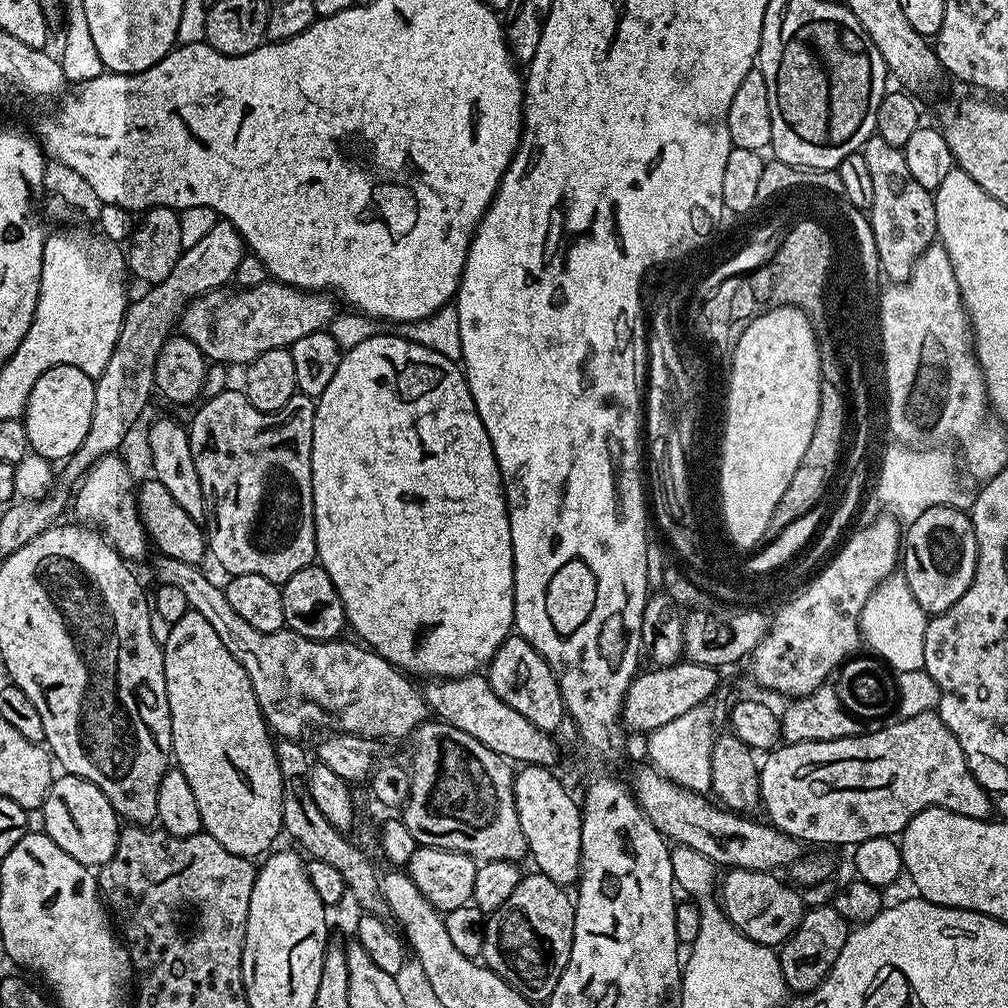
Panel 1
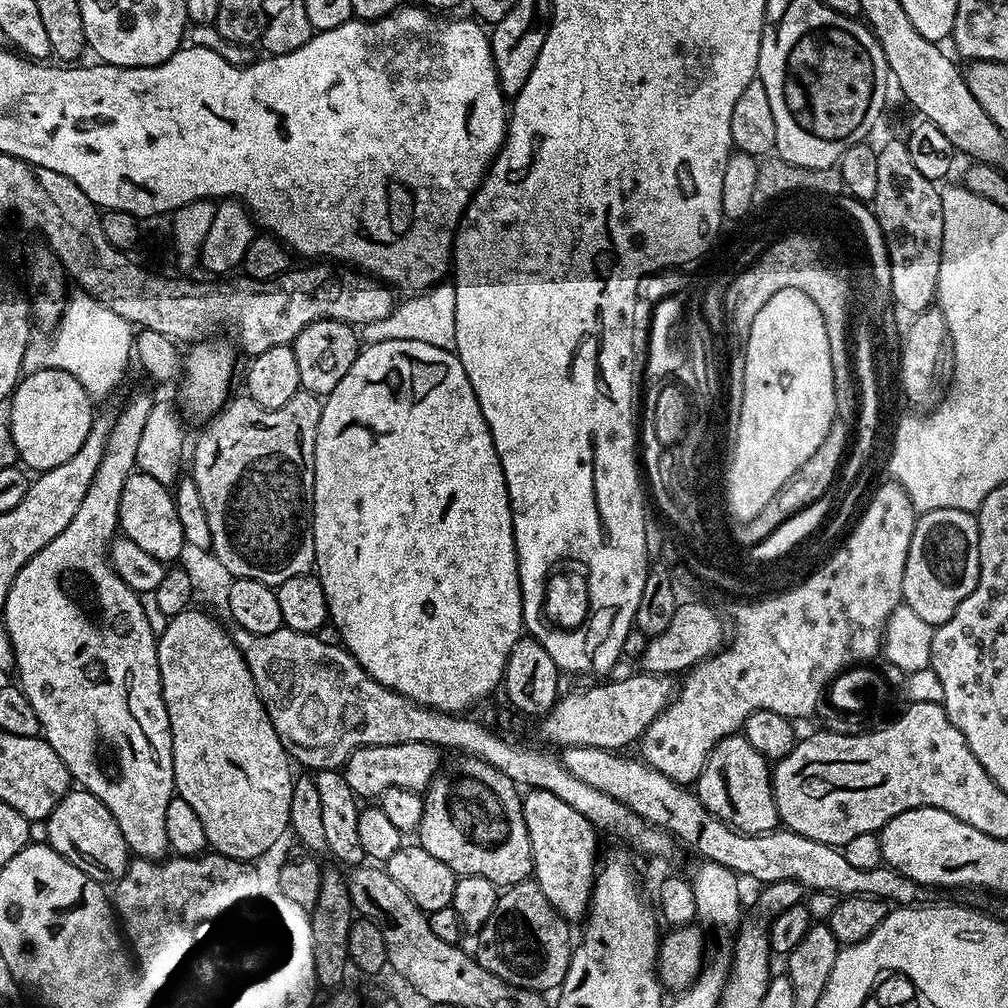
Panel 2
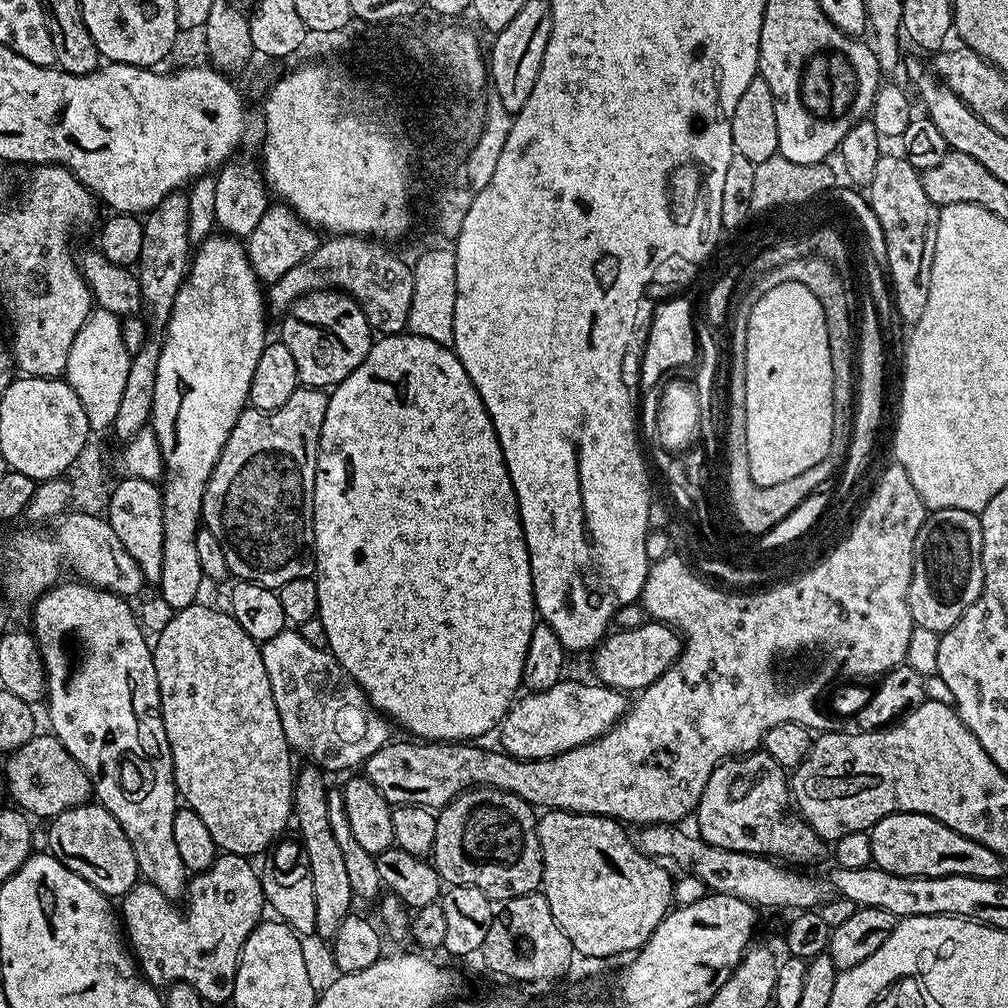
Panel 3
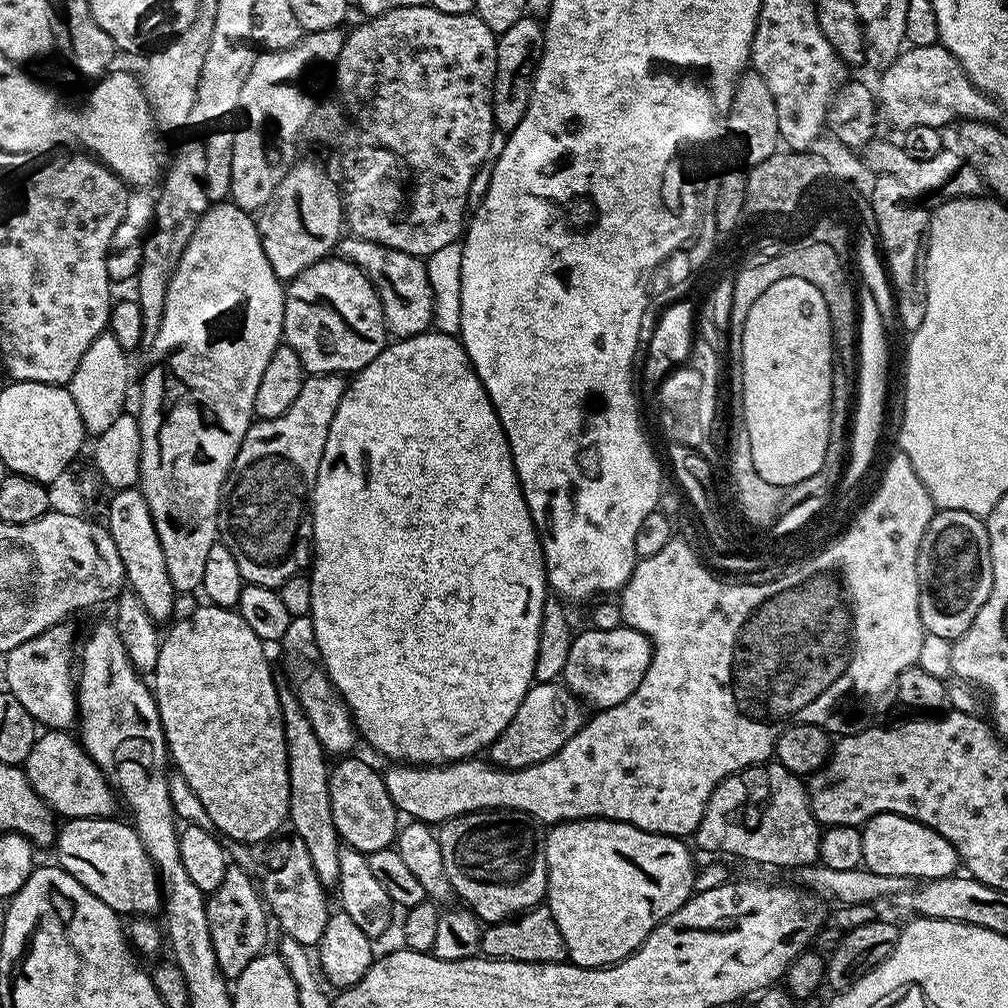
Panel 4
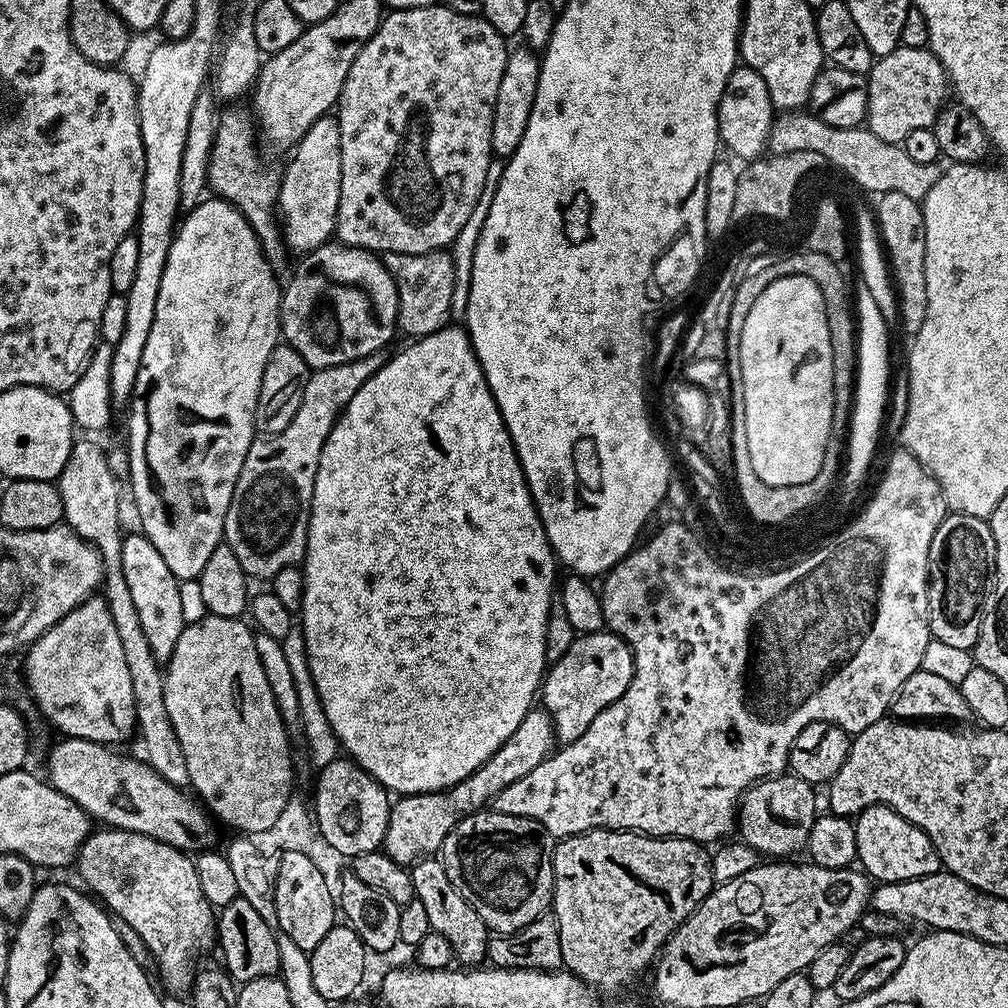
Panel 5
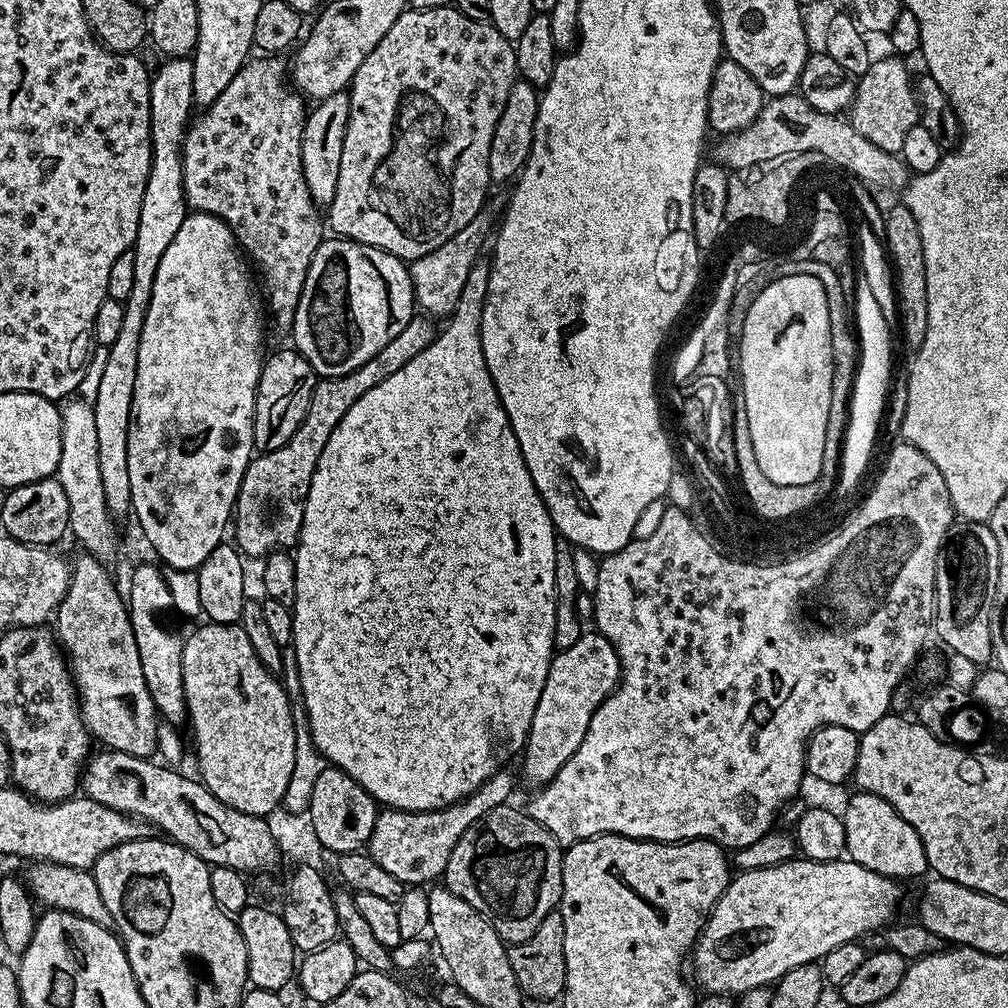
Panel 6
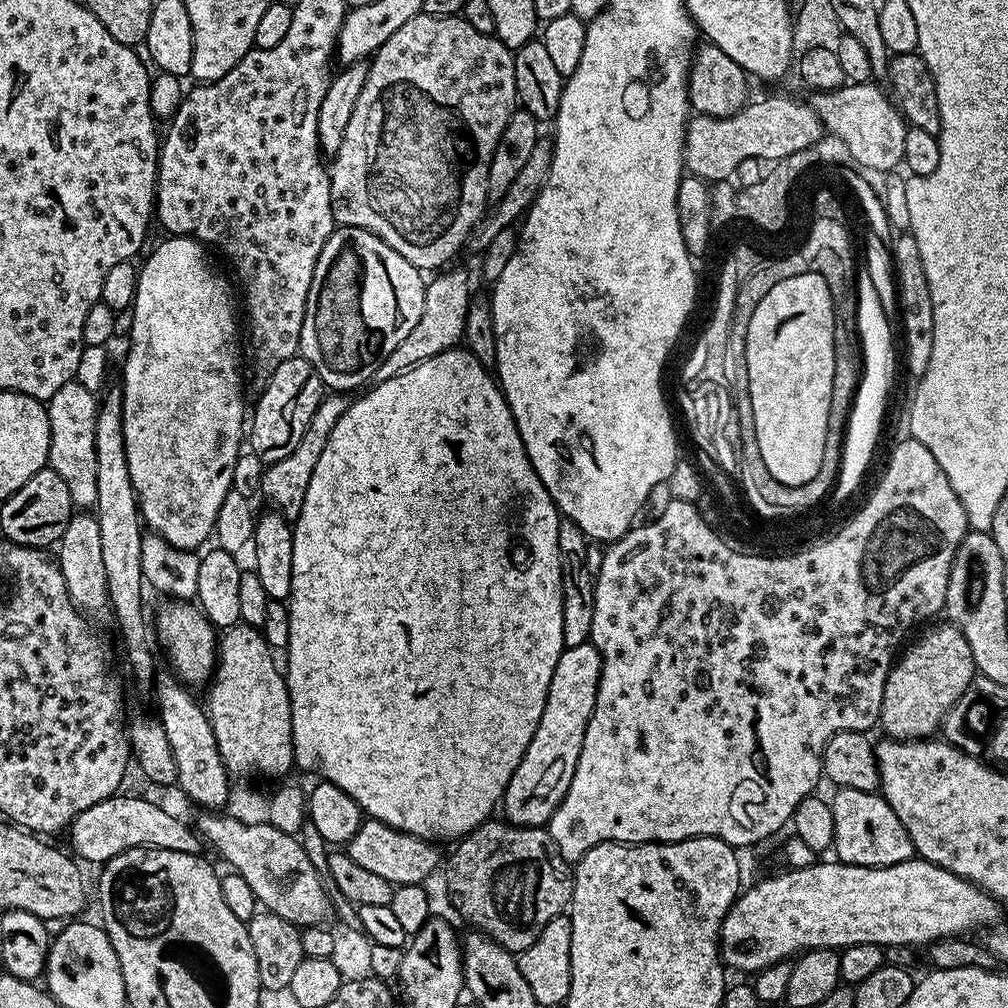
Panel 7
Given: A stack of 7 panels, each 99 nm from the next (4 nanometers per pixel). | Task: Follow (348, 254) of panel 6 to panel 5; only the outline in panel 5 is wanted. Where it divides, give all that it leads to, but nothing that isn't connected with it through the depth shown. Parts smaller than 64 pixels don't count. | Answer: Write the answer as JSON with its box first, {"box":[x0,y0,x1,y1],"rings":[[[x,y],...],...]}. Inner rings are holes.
{"box":[280,242,398,369],"rings":[[[329,242],[315,248],[313,252],[307,253],[303,257],[304,260],[296,268],[296,273],[289,278],[288,284],[283,285],[282,295],[280,297],[280,331],[283,339],[294,350],[298,350],[298,354],[302,354],[302,358],[306,361],[309,369],[329,368],[330,366],[338,366],[342,362],[354,362],[358,358],[362,358],[371,352],[379,352],[392,340],[392,335],[397,335],[396,314],[398,312],[398,296],[396,287],[391,274],[386,270],[383,259],[377,253],[369,252],[367,248],[349,248],[347,244],[339,242]]]}

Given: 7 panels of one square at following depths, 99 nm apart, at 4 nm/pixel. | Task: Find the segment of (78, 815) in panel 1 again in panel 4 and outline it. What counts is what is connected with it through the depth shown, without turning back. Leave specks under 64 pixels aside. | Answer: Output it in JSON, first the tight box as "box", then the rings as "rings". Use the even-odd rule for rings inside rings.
{"box":[54,816,162,918],"rings":[[[103,816],[69,819],[65,823],[68,825],[59,829],[54,845],[59,867],[65,868],[94,898],[102,898],[116,913],[133,912],[131,915],[136,918],[151,917],[162,908],[160,878],[135,827],[116,819]]]}

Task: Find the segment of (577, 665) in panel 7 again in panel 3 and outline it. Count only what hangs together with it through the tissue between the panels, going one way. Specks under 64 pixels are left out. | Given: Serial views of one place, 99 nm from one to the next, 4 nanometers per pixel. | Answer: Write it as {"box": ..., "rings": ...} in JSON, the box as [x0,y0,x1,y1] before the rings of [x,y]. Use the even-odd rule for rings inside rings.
{"box":[592,622,682,694],"rings":[[[645,622],[637,628],[616,630],[596,645],[592,656],[595,679],[607,688],[619,688],[625,694],[636,694],[649,688],[680,656],[682,637],[675,628],[659,622]]]}

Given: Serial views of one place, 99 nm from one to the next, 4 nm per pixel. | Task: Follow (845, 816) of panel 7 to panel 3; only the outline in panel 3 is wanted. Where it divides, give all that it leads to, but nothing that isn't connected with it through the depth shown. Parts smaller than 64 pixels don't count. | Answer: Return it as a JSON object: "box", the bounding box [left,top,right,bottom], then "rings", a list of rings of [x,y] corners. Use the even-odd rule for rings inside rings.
{"box":[868,812,1005,880],"rings":[[[895,812],[882,818],[868,832],[872,864],[899,876],[973,876],[999,880],[1005,874],[1005,861],[994,850],[942,826],[934,818],[917,812]]]}

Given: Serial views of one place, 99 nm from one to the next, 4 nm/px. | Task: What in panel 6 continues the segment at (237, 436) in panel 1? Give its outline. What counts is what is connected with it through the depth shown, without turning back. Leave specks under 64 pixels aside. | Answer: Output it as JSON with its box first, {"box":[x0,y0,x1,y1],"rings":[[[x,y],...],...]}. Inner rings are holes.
{"box":[234,318,437,558],"rings":[[[414,318],[395,338],[386,342],[370,362],[358,366],[350,374],[341,376],[325,376],[317,379],[316,389],[310,398],[310,406],[306,410],[306,418],[298,430],[294,430],[294,438],[286,442],[286,446],[278,446],[278,450],[261,452],[253,455],[248,464],[246,474],[240,483],[238,498],[234,509],[234,543],[245,557],[263,558],[272,552],[283,552],[295,549],[302,530],[304,503],[310,490],[310,482],[314,478],[314,470],[318,466],[318,458],[322,458],[322,450],[326,450],[326,442],[330,442],[330,434],[334,434],[334,426],[342,422],[342,414],[366,394],[378,382],[386,382],[390,374],[402,370],[410,358],[415,358],[436,341],[437,325],[428,318]]]}

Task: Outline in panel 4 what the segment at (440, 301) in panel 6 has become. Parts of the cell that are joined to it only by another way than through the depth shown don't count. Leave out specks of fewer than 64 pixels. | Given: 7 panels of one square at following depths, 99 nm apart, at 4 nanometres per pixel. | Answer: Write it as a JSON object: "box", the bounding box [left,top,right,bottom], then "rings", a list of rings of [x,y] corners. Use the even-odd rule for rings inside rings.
{"box":[338,234,434,337],"rings":[[[351,234],[341,239],[338,256],[339,259],[358,265],[370,278],[380,299],[384,326],[389,337],[417,336],[433,327],[434,298],[428,277],[428,265],[421,257],[411,256],[402,250],[394,250],[390,246],[382,246],[378,242],[370,242]]]}

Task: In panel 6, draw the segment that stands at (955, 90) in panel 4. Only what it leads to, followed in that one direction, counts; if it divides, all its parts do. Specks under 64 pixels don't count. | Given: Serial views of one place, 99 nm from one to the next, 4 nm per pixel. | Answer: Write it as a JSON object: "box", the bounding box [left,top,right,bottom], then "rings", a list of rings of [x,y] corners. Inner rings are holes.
{"box":[850,54,920,153],"rings":[[[887,54],[881,58],[873,59],[870,70],[862,74],[856,81],[856,96],[852,99],[850,109],[850,122],[862,138],[870,138],[874,146],[878,146],[887,152],[899,153],[902,150],[902,142],[906,139],[906,133],[915,124],[920,123],[920,108],[916,104],[916,90],[914,87],[913,73],[908,73],[908,68],[903,59],[895,54]]]}

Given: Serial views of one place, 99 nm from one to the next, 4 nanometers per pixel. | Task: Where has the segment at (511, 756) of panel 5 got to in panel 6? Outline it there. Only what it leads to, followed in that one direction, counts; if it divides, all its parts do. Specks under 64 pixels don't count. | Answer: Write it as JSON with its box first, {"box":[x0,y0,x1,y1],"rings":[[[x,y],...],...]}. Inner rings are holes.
{"box":[366,770,515,886],"rings":[[[501,770],[494,773],[485,784],[478,786],[478,790],[445,808],[429,812],[407,812],[381,807],[366,845],[368,856],[405,886],[431,885],[443,877],[446,862],[450,862],[450,854],[454,854],[454,846],[458,846],[458,838],[462,838],[462,834],[466,834],[466,830],[470,830],[470,826],[474,826],[482,814],[490,814],[490,810],[509,803],[515,788],[515,778],[508,770]]]}

